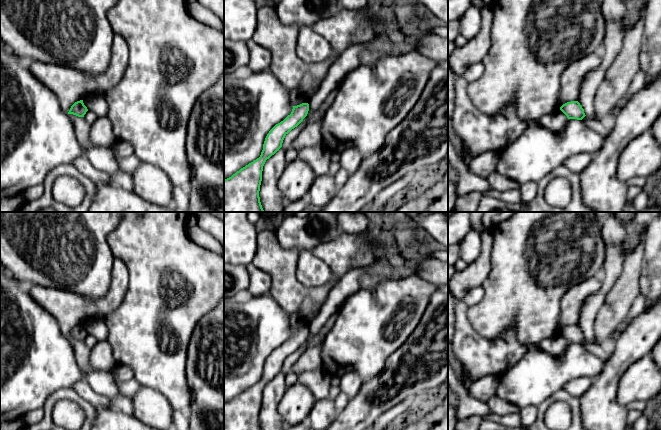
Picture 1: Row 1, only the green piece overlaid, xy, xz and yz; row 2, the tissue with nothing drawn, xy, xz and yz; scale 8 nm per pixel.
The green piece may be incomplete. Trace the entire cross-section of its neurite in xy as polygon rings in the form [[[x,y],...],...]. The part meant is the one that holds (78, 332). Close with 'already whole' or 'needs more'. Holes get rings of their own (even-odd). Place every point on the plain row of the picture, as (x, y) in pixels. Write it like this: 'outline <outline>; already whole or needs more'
outline [[[80,324],[80,325],[75,326],[71,330],[68,338],[73,338],[73,339],[76,339],[78,341],[84,341],[84,339],[86,338],[87,335],[88,335],[88,333],[84,329],[83,324]]]; already whole

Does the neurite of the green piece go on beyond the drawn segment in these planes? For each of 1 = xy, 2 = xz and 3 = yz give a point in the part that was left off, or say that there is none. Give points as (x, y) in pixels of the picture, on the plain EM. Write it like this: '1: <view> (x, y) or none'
1: none
2: none
3: none

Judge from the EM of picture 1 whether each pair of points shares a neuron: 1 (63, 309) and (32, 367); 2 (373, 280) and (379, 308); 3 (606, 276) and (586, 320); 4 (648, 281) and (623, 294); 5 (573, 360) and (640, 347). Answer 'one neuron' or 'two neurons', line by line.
1: two neurons
2: two neurons
3: one neuron
4: two neurons
5: two neurons

